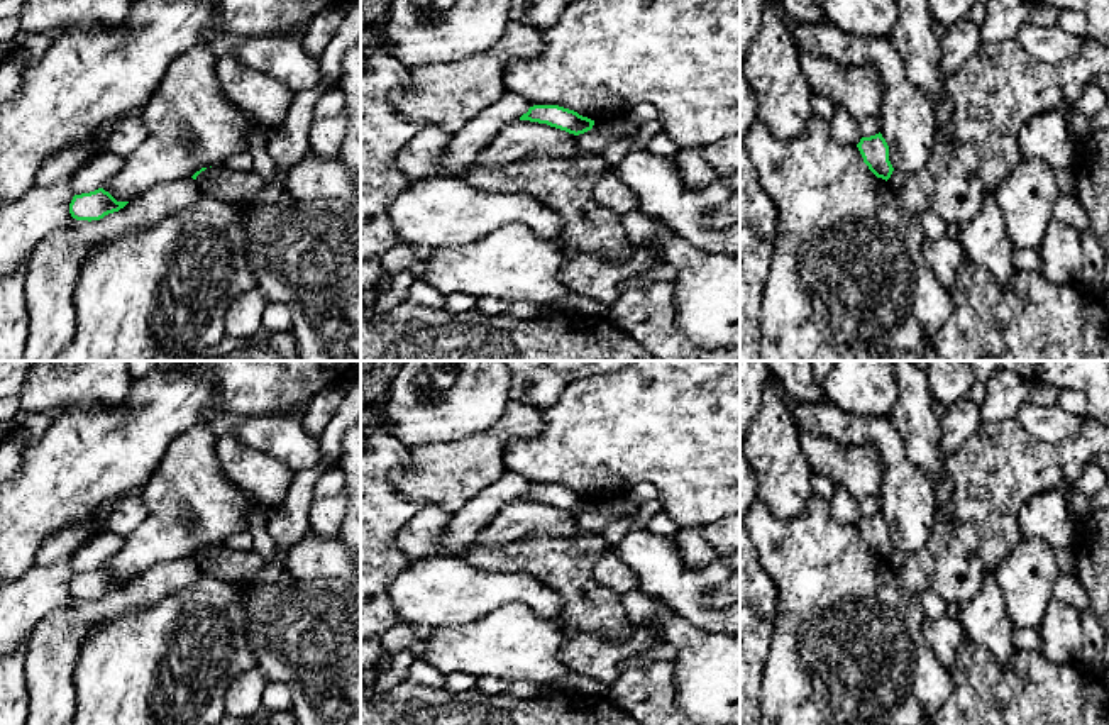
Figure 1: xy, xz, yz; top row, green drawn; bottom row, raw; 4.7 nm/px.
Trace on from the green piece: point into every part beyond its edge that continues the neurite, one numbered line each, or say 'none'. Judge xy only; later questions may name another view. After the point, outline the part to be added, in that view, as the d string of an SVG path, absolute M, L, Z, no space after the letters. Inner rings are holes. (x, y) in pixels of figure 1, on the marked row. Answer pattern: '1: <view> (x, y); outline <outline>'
none

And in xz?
none

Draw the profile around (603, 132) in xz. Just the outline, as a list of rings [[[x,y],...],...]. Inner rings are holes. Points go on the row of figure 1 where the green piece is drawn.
[[[628,117],[606,119],[594,122],[591,130],[579,134],[577,142],[588,152],[603,154],[610,142],[625,139],[628,151],[640,151],[645,144],[638,141],[638,129]]]

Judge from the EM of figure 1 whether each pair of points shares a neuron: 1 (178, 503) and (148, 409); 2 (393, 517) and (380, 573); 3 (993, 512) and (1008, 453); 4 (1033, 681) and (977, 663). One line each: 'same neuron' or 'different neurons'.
1: different neurons
2: same neuron
3: same neuron
4: same neuron

